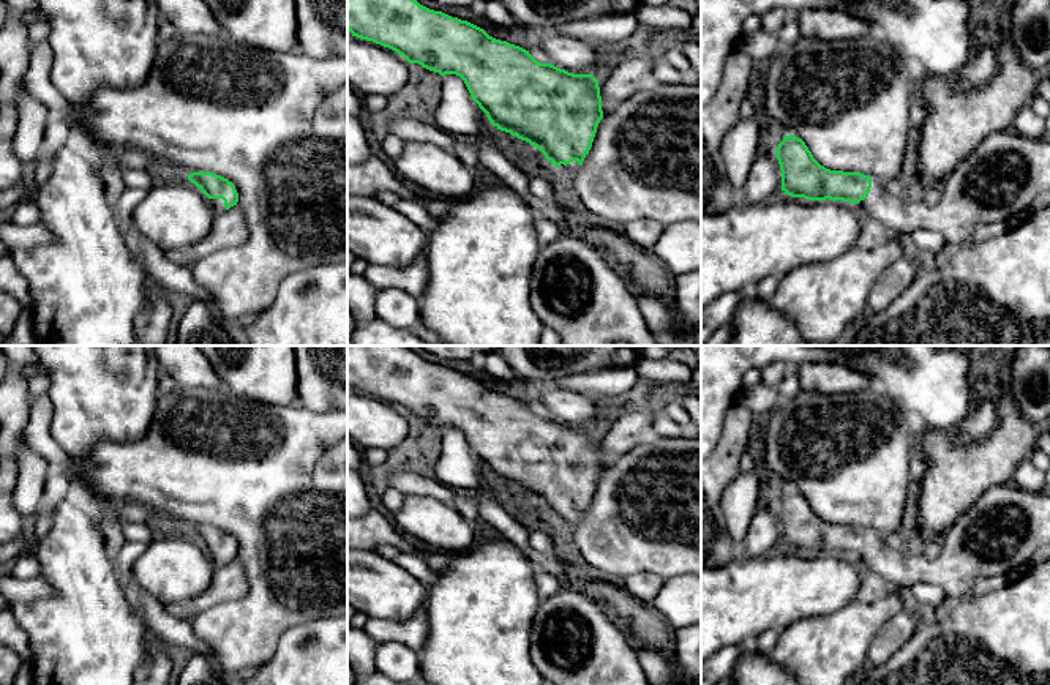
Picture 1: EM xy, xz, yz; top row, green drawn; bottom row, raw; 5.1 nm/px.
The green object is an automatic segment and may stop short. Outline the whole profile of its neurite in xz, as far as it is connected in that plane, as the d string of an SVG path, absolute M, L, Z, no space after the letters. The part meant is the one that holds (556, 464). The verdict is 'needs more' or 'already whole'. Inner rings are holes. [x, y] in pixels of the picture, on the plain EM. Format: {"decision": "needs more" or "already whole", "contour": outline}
{"decision": "needs more", "contour": "M347 346L347 384L352 390L398 406L409 417L418 417L441 429L459 429L493 480L537 500L562 527L578 524L592 500L597 480L603 472L598 432L592 428L573 428L551 417L540 417L529 404L496 393L467 374L429 363L407 346Z"}

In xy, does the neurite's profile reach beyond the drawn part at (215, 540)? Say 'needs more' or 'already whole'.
needs more

